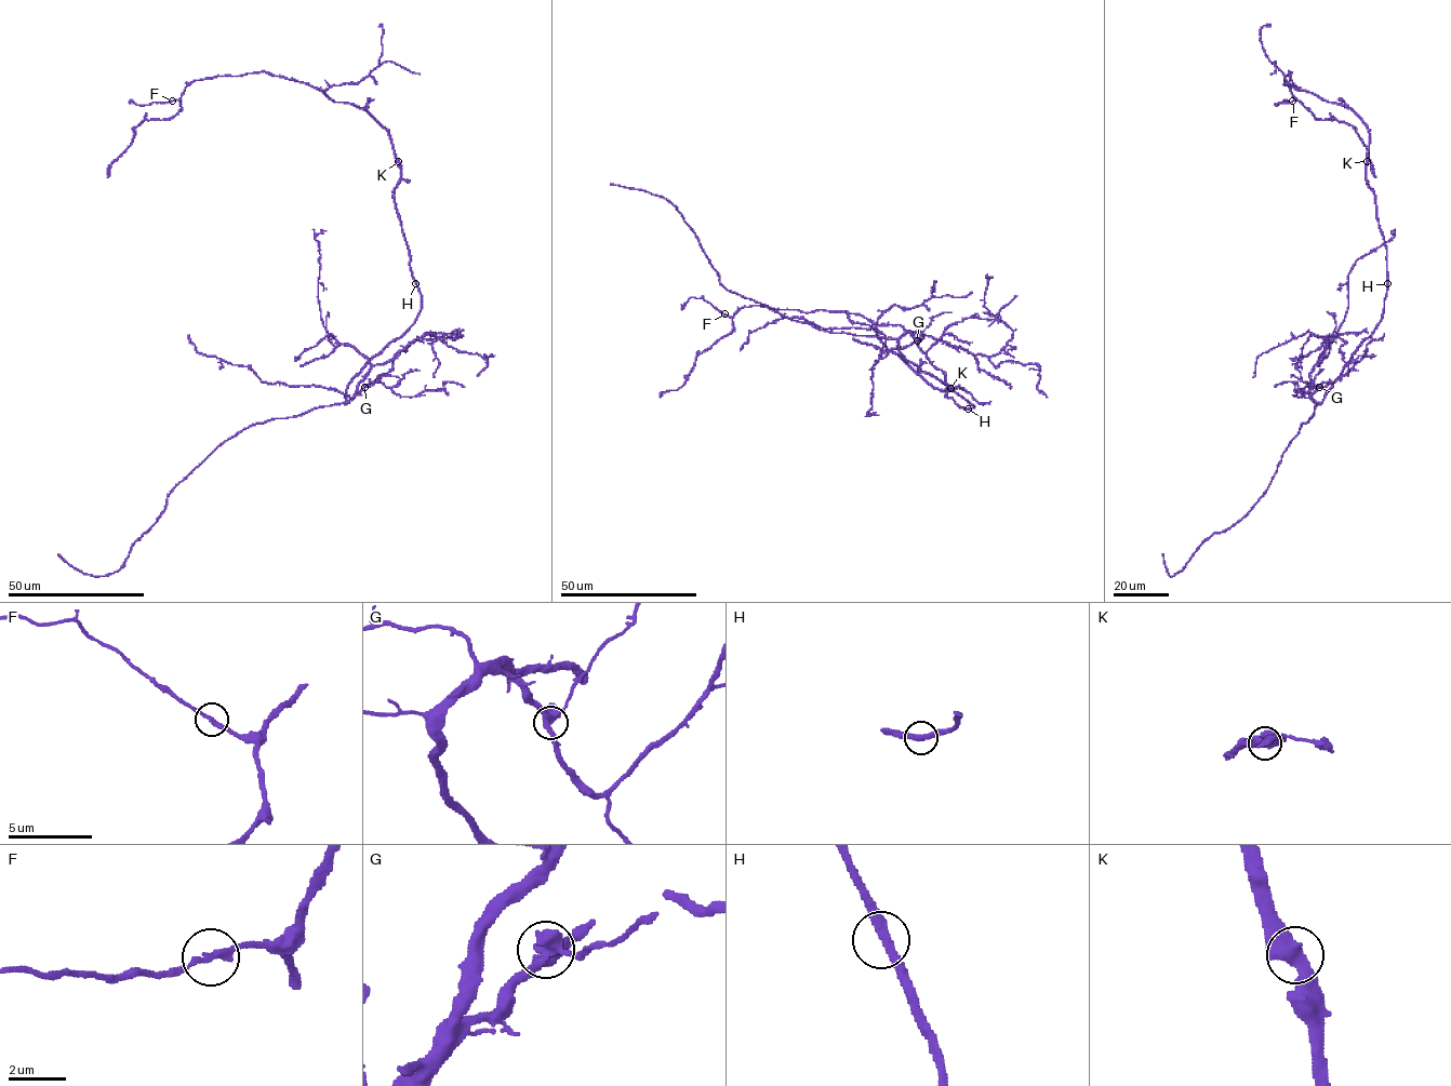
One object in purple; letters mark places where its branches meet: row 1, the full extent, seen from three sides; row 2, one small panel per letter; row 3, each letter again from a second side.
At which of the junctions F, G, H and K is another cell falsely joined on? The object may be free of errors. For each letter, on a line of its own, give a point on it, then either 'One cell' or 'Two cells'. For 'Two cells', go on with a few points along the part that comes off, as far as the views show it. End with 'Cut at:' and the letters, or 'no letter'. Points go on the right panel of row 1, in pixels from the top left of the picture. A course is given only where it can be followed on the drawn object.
F: Place: (1292, 101). One cell
G: Place: (1319, 387). One cell
H: Place: (1387, 283). One cell
K: Place: (1367, 161). One cell
Cut at: no letter

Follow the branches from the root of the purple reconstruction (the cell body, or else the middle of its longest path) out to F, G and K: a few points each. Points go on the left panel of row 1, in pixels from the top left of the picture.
F: (416, 283), (394, 196), (400, 163), (389, 133), (365, 110), (263, 71), (192, 80), (172, 101)
G: (416, 283), (421, 308), (415, 321), (351, 379), (346, 403), (364, 387)
K: (416, 283), (395, 200), (394, 189), (400, 177), (398, 161)

